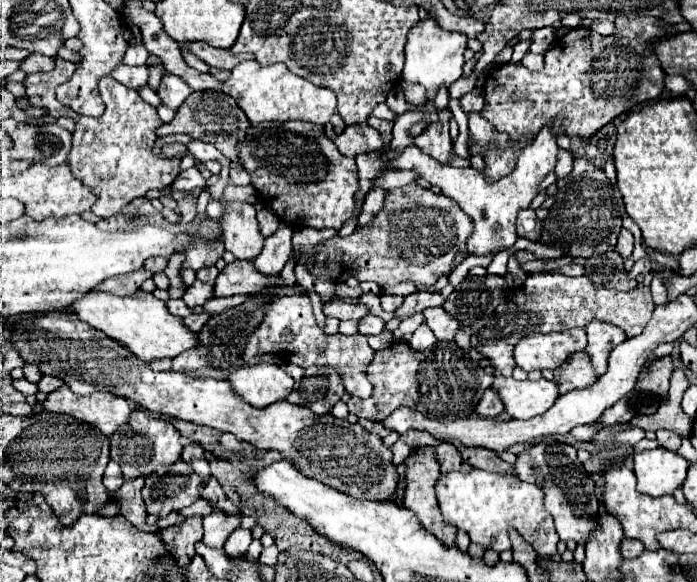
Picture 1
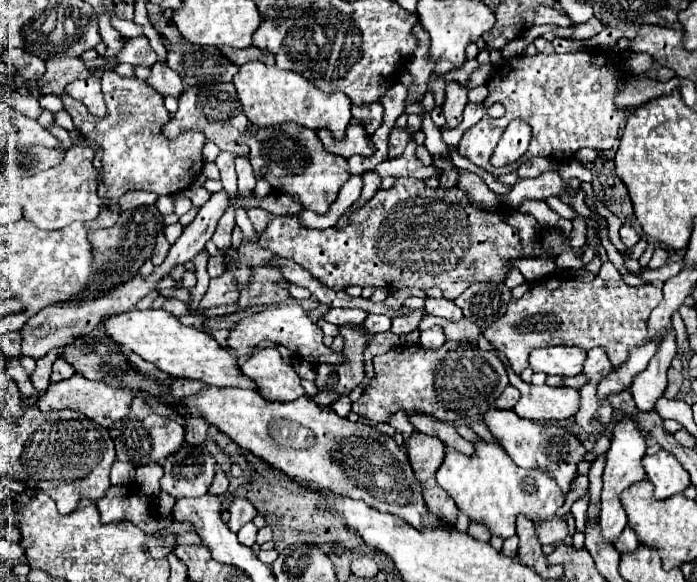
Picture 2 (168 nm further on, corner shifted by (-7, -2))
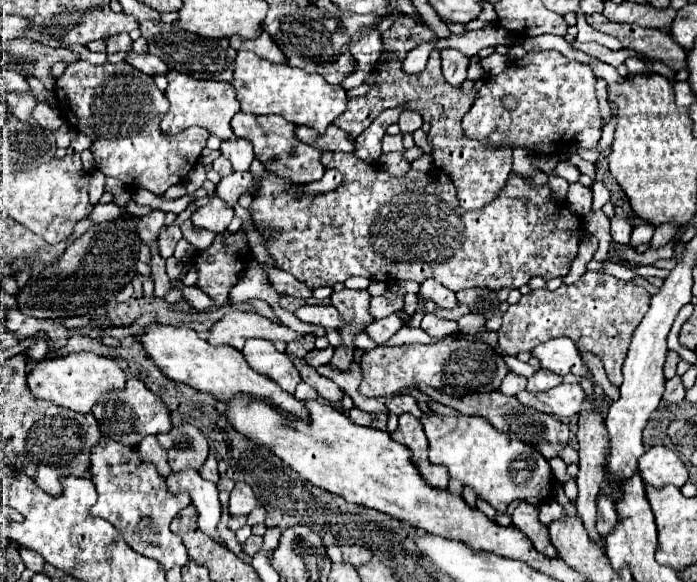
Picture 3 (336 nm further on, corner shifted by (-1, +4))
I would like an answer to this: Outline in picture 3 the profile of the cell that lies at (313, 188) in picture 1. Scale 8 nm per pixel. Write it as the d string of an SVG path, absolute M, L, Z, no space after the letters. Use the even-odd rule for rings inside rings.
M238 112L232 118L232 130L238 138L246 138L254 144L254 154L260 158L264 168L272 174L290 178L296 184L310 184L324 176L324 166L320 162L320 150L306 146L294 138L294 124L286 122L282 116L256 116Z

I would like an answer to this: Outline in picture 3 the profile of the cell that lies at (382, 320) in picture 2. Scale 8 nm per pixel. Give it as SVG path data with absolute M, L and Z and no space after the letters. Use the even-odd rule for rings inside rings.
M388 290L382 296L372 296L370 314L374 318L386 318L386 316L402 310L402 306L404 306L404 296L398 296L398 294Z

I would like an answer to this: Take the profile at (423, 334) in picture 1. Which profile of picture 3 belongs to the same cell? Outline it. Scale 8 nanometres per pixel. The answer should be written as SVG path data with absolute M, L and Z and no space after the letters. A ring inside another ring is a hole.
M424 314L420 328L432 338L444 338L444 336L450 336L450 334L458 332L458 322L442 320L436 314Z

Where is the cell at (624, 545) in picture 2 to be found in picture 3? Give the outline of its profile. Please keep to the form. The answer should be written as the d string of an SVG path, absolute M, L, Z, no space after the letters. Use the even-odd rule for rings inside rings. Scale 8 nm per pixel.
M598 492L598 500L596 500L596 506L598 506L598 518L596 518L596 530L600 536L606 536L610 534L610 530L614 530L618 518L616 518L616 508L614 508L614 502L604 494L604 492Z

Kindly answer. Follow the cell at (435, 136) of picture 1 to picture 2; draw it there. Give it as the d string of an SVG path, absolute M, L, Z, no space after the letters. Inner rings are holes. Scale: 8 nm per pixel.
M450 82L446 86L446 102L444 102L446 126L444 128L456 128L462 122L462 112L464 112L464 106L468 104L466 94L468 90L458 86L456 82Z

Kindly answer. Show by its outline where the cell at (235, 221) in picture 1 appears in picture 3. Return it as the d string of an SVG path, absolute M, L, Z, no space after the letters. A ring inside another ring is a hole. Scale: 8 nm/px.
M228 140L228 142L222 142L220 146L220 152L222 156L226 156L232 166L234 166L234 172L244 172L250 168L252 160L254 160L254 150L252 150L252 144L246 142L246 140Z

